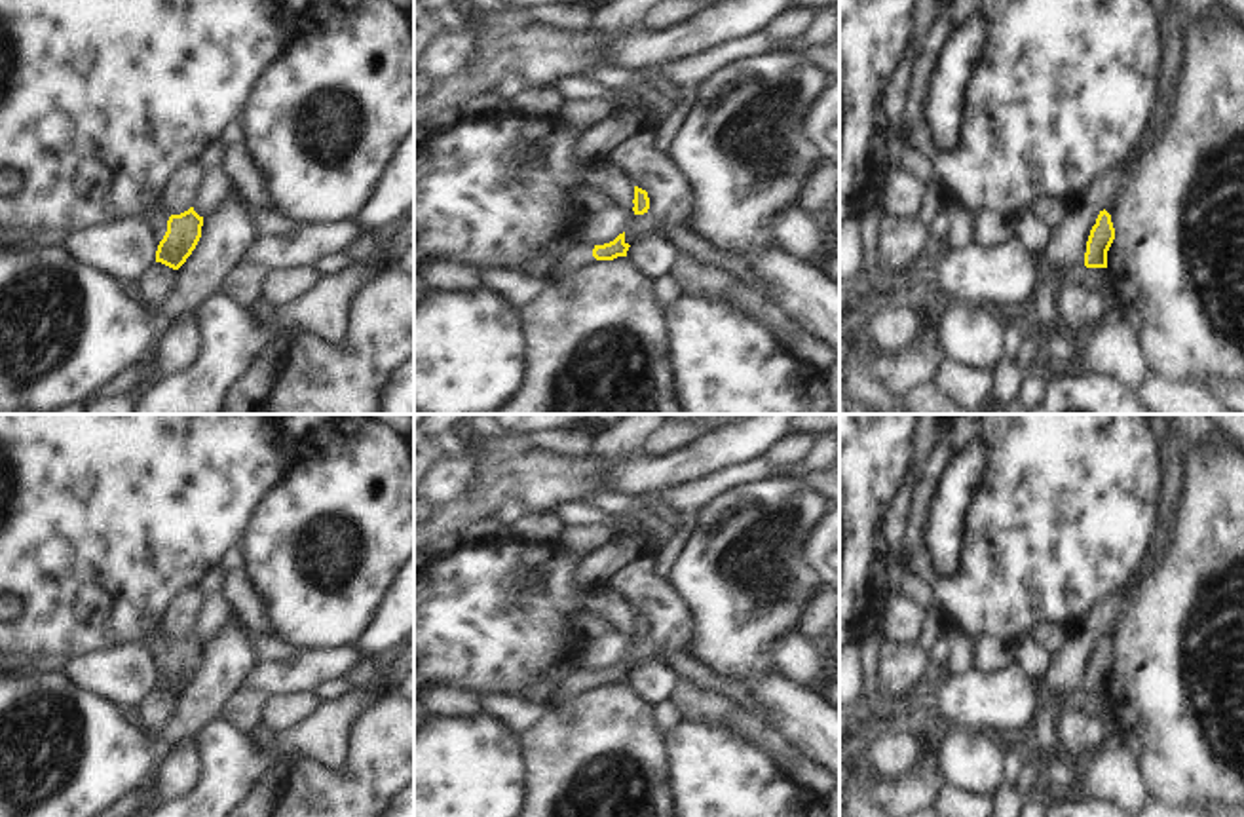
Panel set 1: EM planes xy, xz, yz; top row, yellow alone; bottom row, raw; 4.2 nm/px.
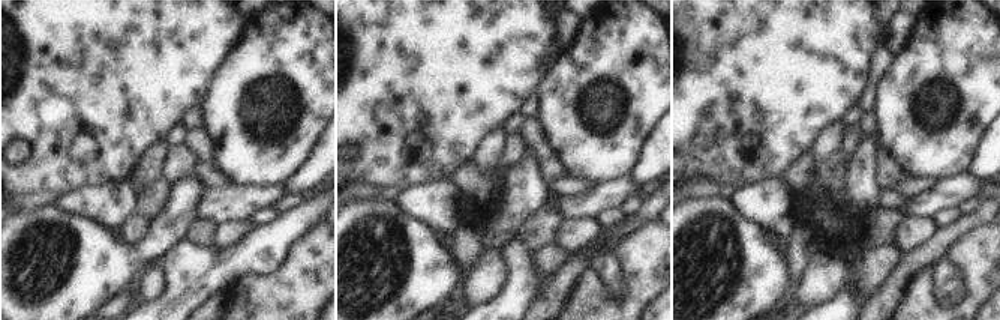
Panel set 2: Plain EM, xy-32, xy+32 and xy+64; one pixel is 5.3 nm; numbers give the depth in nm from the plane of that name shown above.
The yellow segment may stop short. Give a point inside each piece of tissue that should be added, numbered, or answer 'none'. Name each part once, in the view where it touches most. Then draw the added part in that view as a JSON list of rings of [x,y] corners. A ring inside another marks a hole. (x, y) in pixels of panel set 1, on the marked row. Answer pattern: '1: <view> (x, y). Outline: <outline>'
1: xy (156, 215). Outline: [[[161,203],[152,205],[144,215],[142,220],[146,220],[152,226],[152,238],[156,241],[156,245],[160,245],[160,241],[163,239],[165,232],[167,232],[167,220],[169,220],[171,213],[167,213]]]

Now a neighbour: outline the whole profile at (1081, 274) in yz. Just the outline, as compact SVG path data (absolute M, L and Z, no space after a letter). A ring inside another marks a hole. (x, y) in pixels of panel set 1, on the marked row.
M1081 262L1075 270L1064 272L1060 276L1060 283L1064 285L1090 285L1098 287L1105 294L1105 312L1119 310L1119 302L1113 296L1113 289L1107 285L1107 270L1105 268L1086 268Z

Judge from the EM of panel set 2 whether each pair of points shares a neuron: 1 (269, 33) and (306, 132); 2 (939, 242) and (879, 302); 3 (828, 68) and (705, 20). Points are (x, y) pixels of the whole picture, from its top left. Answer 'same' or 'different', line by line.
1: same
2: same
3: same

